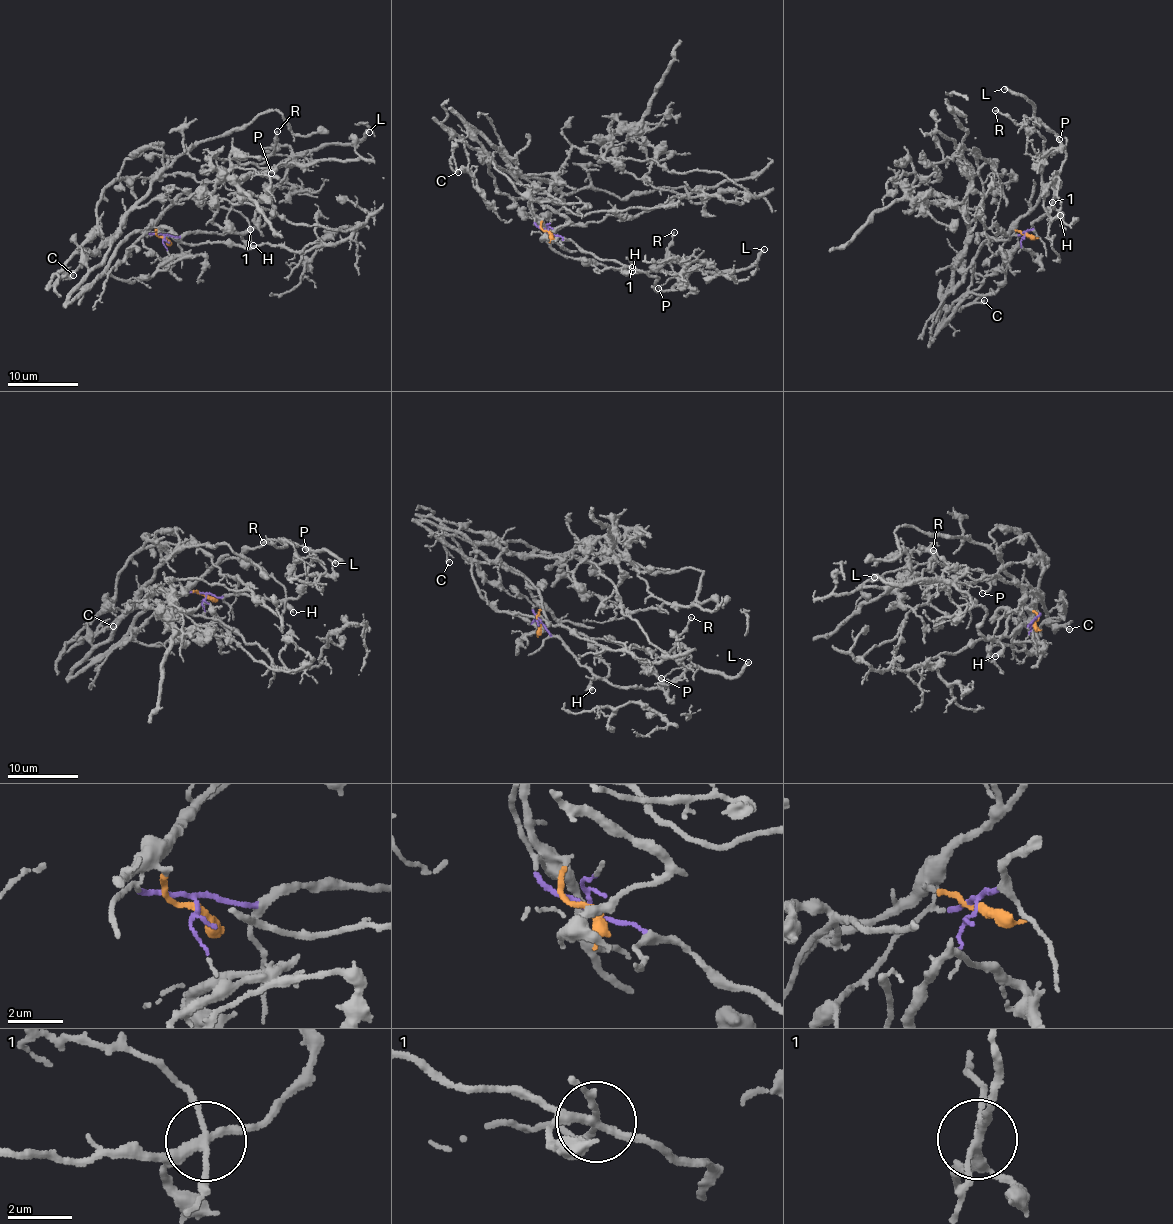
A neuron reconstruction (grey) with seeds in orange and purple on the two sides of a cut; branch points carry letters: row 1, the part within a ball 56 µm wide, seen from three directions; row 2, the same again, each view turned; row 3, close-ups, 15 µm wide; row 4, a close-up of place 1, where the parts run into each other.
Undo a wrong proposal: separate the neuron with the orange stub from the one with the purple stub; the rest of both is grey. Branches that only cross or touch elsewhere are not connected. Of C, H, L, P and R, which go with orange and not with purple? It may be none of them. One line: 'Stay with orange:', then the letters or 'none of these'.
Stay with orange: C, R

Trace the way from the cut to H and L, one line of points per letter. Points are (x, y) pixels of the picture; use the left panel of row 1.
H: (164, 237), (183, 236), (192, 232), (236, 233), (242, 234), (241, 237), (254, 246)
L: (164, 237), (260, 227), (273, 212), (270, 195), (303, 152), (326, 144), (354, 143), (369, 131)

